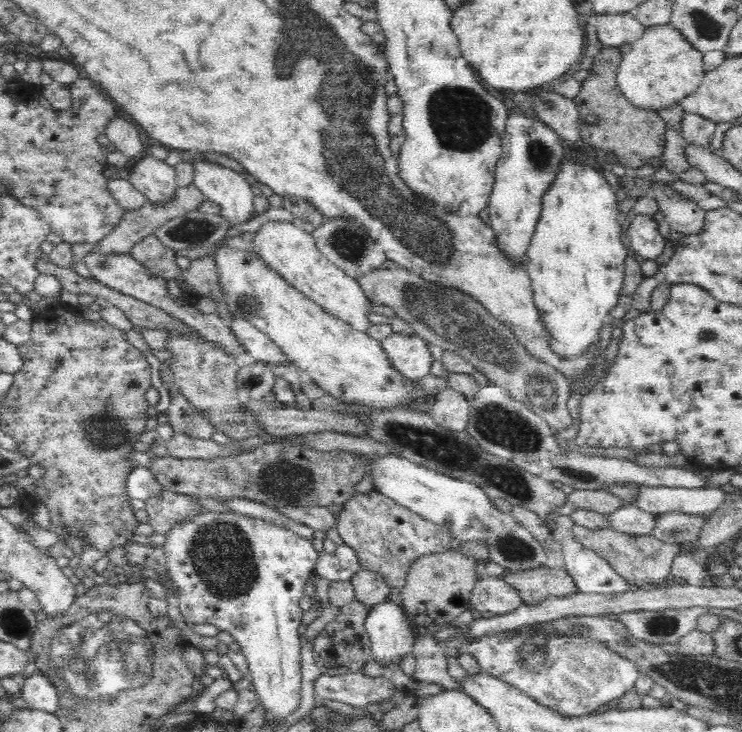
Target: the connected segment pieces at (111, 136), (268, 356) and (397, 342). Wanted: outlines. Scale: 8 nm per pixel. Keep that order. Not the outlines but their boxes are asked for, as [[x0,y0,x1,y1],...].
[[103,116,145,156],[229,317,293,366],[380,333,434,383]]

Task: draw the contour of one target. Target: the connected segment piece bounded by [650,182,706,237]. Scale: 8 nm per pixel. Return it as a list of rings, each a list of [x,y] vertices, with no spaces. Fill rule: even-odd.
[[[656,182],[650,194],[659,202],[659,211],[663,213],[671,230],[688,237],[702,234],[706,228],[706,211],[678,193],[664,191],[662,185],[662,182]]]

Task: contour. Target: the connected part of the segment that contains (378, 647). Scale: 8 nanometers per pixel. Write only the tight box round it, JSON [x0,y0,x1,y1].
[365,601,415,667]

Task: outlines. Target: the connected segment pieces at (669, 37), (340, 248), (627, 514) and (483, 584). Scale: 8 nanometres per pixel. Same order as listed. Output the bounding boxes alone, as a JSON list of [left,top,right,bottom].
[[617,23,704,113],[313,217,386,279],[608,504,659,536],[470,575,524,615]]

